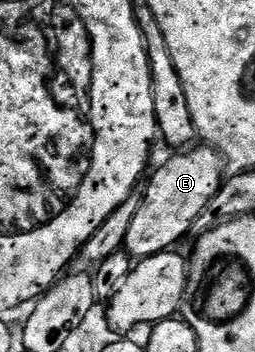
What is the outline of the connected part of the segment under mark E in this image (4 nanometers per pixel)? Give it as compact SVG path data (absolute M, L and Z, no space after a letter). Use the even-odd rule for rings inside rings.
M191 147L186 151L176 152L155 174L150 174L142 190L143 202L137 207L137 215L129 227L125 246L132 258L142 259L158 253L174 250L183 236L191 233L193 223L201 211L217 195L220 185L225 180L225 162L210 147Z

